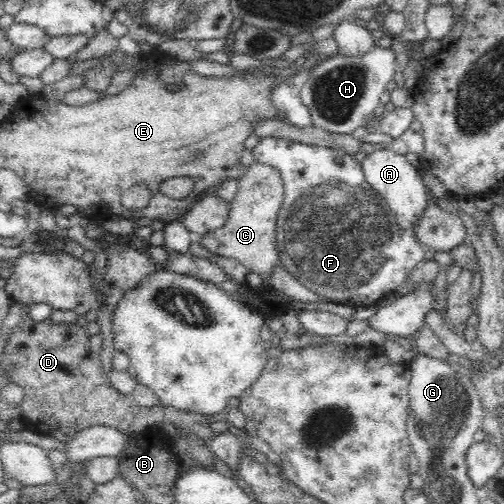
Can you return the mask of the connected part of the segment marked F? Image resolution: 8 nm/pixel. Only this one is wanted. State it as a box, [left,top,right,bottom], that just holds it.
[251,136,426,304]

